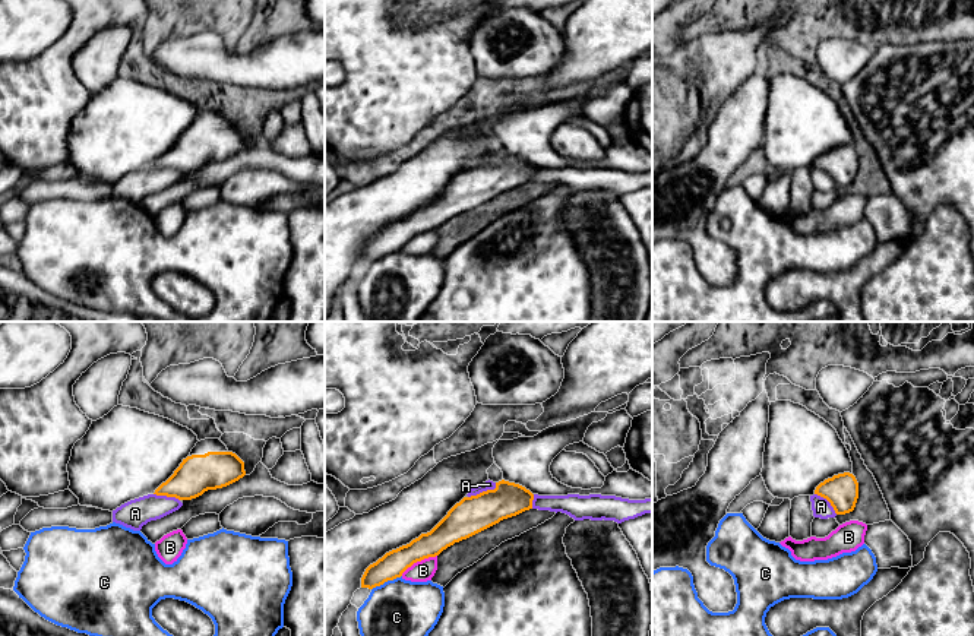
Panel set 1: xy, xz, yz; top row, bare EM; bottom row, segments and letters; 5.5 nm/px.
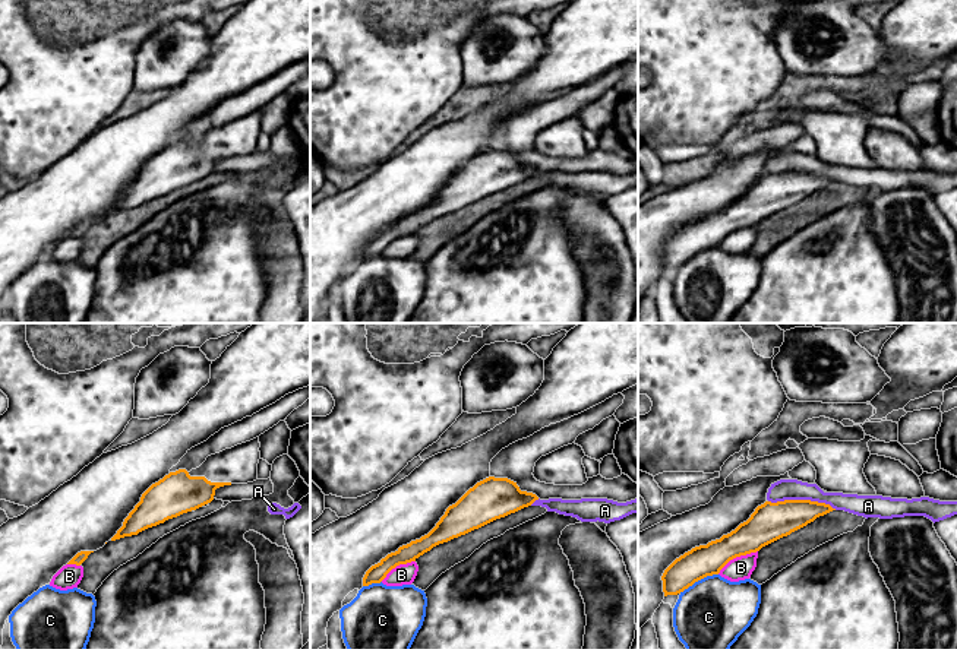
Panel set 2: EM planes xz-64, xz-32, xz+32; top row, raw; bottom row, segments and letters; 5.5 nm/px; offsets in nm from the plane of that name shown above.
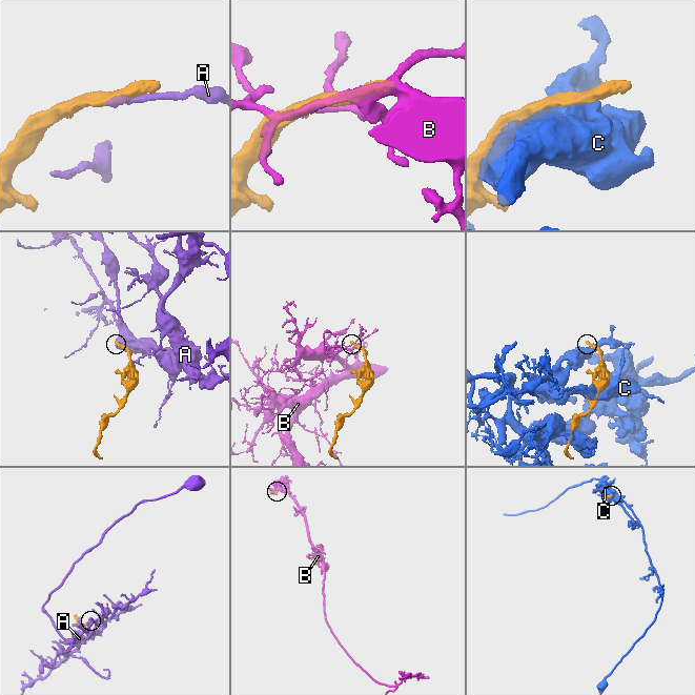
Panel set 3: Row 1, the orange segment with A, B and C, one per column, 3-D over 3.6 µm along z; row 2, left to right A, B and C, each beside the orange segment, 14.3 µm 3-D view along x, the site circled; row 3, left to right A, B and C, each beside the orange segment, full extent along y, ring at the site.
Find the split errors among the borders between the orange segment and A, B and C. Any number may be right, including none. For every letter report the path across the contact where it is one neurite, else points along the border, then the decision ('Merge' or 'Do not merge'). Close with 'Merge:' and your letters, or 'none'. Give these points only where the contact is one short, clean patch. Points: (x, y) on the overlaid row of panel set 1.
A: Do not merge
B: Do not merge
C: Do not merge
Merge: none

